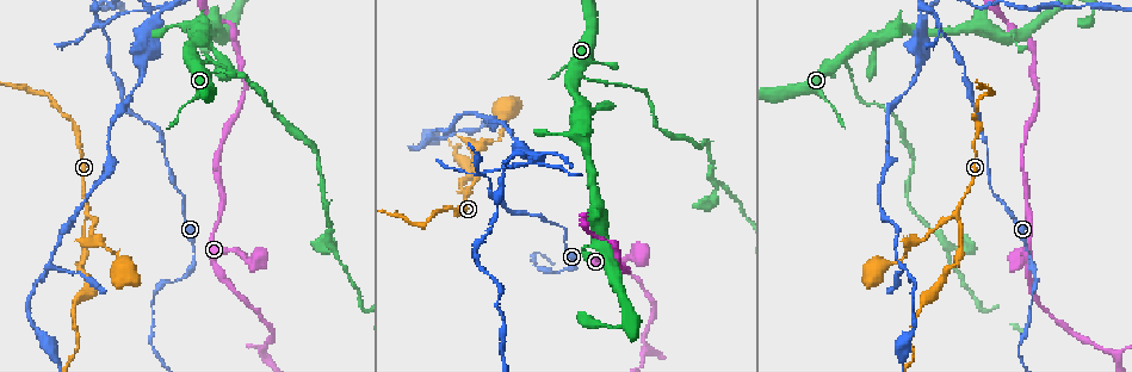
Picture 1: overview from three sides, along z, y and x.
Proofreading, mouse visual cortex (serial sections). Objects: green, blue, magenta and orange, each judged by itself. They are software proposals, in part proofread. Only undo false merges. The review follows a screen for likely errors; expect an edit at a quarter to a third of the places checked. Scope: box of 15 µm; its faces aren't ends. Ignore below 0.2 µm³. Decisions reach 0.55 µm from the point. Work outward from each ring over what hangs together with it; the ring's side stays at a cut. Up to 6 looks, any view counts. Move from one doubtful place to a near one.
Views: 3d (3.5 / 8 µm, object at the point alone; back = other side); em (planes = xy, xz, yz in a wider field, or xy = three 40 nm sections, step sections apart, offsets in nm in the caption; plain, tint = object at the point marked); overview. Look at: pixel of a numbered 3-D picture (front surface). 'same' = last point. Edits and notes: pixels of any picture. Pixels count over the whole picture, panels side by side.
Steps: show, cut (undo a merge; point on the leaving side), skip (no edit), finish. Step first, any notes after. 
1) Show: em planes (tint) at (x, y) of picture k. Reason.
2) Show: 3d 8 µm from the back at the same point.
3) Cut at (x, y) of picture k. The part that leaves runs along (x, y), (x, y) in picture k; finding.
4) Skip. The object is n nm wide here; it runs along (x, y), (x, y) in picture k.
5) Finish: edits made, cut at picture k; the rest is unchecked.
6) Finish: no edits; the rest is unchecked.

Show: 3d 3.5 µm at (174, 183) of picture 1.

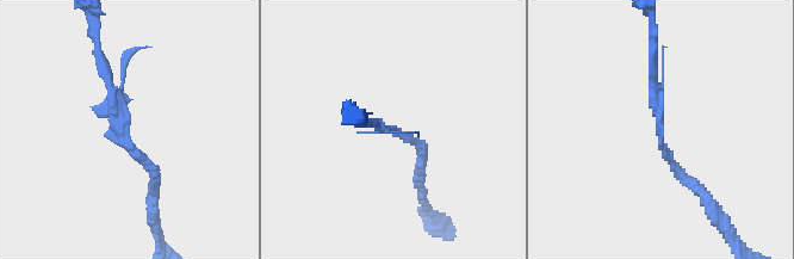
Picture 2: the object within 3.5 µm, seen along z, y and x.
Show: em xy step 2 (plain) at (390, 128) of picture 2.

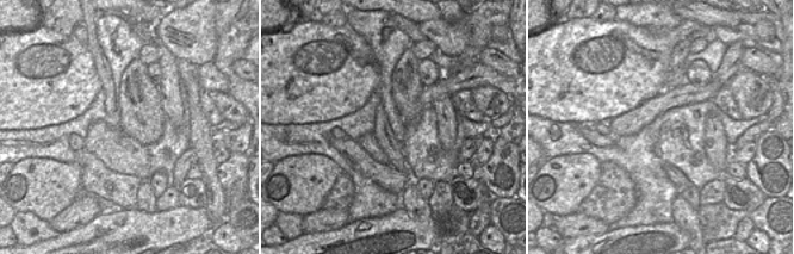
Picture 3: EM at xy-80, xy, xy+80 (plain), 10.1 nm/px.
Show: em xy step 2 (tint) at the same point.

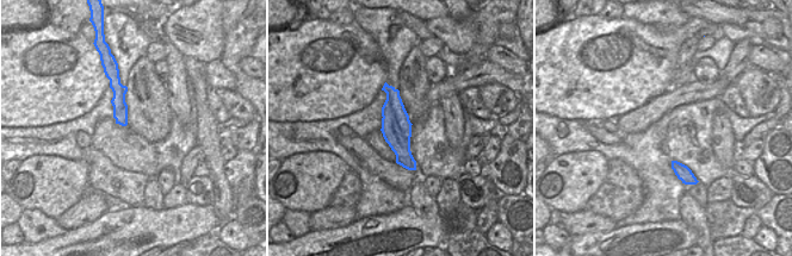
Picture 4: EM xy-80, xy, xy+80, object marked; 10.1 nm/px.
Skip. It runs along (154, 191), (154, 170), (124, 143), (103, 62) in picture 2; all the same cell.

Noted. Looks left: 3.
Show: 3d 3.5 µm at (192, 256) of picture 1. Thin neck.

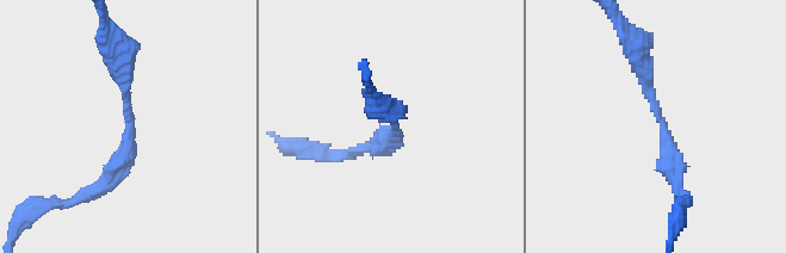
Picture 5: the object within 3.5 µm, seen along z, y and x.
Show: em xy step 5 (plain) at (665, 125) of picture 5.

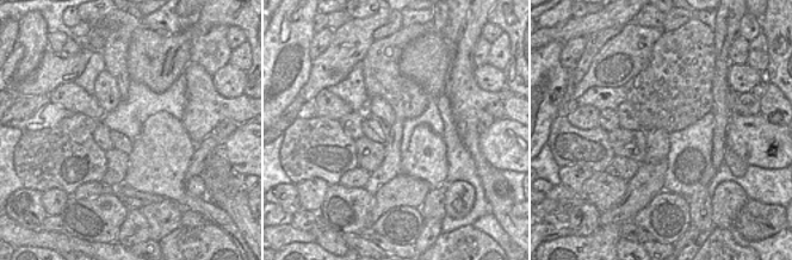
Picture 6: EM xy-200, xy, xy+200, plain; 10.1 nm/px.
Show: em xy step 5 (tint) at the same point.

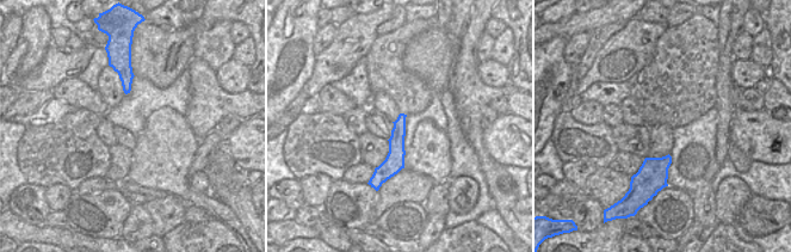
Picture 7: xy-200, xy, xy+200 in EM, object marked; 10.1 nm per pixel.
Skip. The arms are 200, 250 nm wide; it runs along (639, 44), (679, 190) in picture 5; one cell here.

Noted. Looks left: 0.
Finish: no edits; the rest is unchecked.

